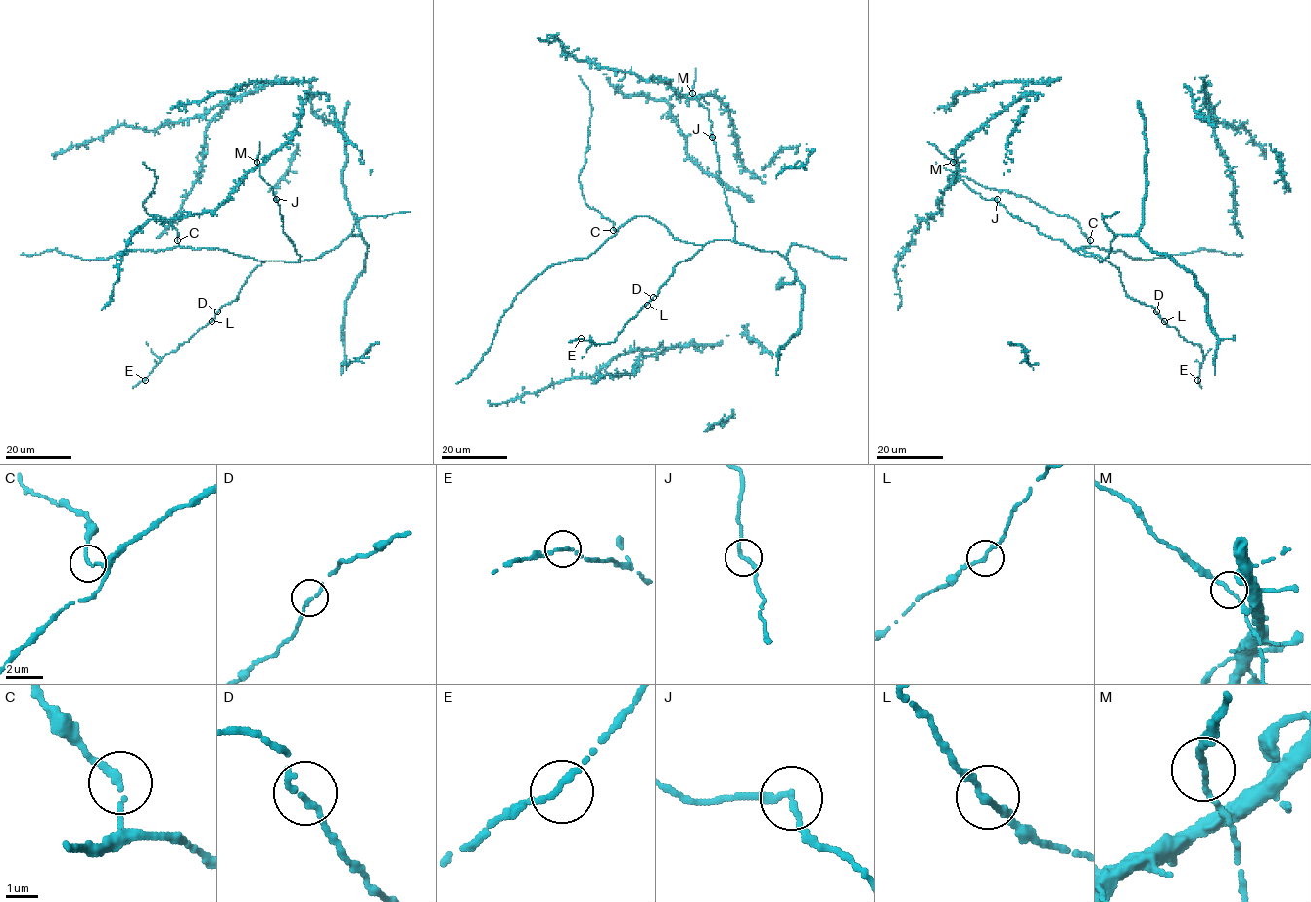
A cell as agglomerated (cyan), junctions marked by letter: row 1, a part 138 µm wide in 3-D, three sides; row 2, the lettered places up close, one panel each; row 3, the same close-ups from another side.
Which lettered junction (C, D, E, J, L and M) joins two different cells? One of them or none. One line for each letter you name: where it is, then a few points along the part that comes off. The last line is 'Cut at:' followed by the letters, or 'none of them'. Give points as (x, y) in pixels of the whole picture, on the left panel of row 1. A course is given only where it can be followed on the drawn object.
Cut at: none of them

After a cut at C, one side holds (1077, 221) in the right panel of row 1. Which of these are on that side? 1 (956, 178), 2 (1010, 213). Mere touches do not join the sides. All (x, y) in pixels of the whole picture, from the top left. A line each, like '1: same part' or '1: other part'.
1: other part
2: other part

